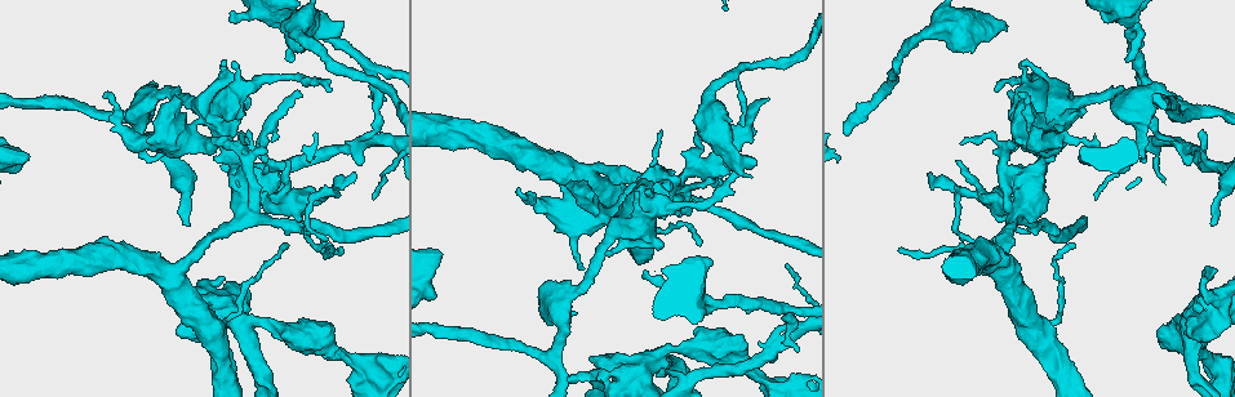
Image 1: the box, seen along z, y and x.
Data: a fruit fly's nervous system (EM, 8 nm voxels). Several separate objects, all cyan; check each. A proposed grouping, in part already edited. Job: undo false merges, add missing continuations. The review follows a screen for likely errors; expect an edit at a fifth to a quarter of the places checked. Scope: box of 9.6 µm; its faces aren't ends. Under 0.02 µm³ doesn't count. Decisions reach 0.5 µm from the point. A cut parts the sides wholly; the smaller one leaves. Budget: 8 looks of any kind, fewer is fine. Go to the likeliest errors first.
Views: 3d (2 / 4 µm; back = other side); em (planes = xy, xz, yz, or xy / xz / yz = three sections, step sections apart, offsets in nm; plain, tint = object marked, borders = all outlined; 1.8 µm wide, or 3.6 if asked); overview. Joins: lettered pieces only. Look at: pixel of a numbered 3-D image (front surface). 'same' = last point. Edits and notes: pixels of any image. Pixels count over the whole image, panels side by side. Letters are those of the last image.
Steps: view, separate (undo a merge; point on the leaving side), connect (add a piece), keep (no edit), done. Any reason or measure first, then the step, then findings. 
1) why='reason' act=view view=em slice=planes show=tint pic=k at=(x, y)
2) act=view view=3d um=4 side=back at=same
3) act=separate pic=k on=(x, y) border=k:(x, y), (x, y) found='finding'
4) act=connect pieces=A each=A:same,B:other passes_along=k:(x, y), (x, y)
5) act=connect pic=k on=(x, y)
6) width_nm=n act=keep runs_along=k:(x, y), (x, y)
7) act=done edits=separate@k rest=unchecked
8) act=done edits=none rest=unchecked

why='free end' act=view view=3d um=2 pic=1 at=(1214, 224)

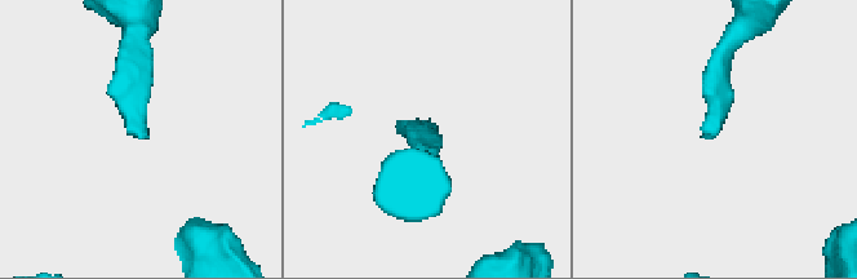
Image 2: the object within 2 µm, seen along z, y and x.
act=view view=em slice=planes show=plain pic=2 at=(708, 137)

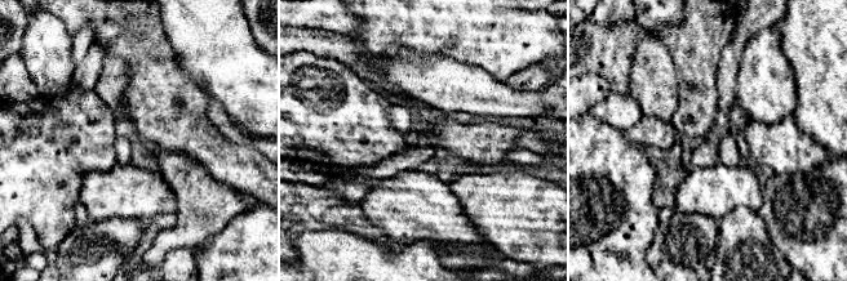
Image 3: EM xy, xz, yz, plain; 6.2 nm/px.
why='what lies round it' act=view view=em slice=planes show=borders at=same

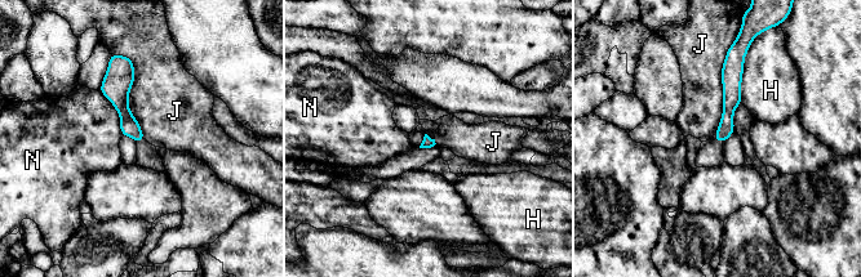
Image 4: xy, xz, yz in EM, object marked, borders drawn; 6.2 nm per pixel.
longest_contact=J:600nm act=keep each=H:other,J:other,N:other runs_along=4:(125, 63), (121, 107), (138, 138) found='no lettered piece goes on from it'

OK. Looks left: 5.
why='an open end' act=view view=3d um=4 pic=1 at=(1003, 26)

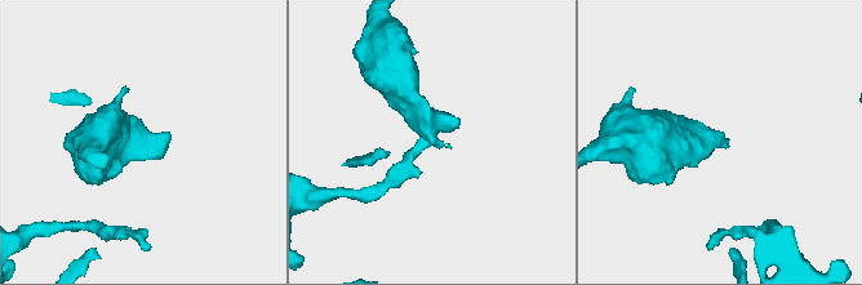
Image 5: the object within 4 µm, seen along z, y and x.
act=view view=em slice=yz step=16 show=tint pic=5 at=(450, 147)

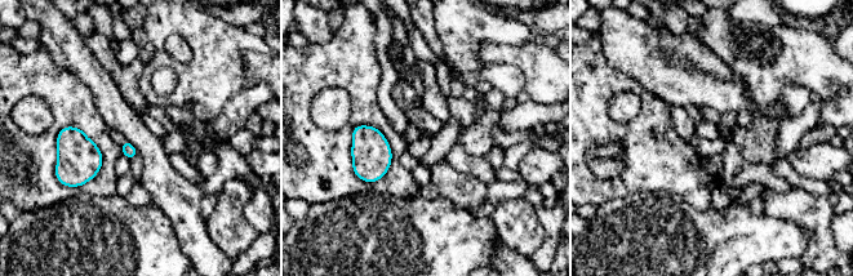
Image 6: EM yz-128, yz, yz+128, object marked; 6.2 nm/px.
why='cut it another way' act=view view=em slice=planes show=borders at=same

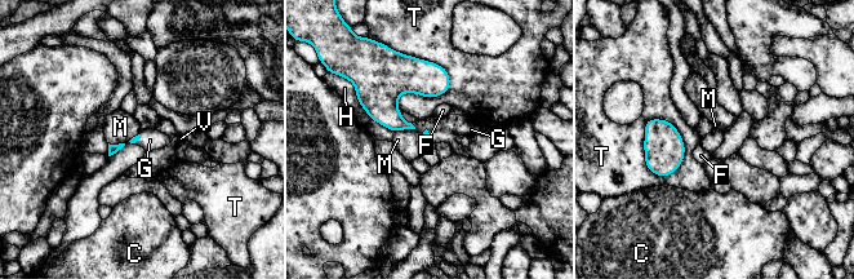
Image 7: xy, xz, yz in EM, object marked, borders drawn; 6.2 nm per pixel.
act=connect pieces=G each=C:other,F:other,G:same,H:other,M:other,T:other,V:other passes_along=7:(381, 102), (413, 125), (445, 129) found='the neuron continues'

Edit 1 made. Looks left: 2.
why='redraw' act=view view=overview

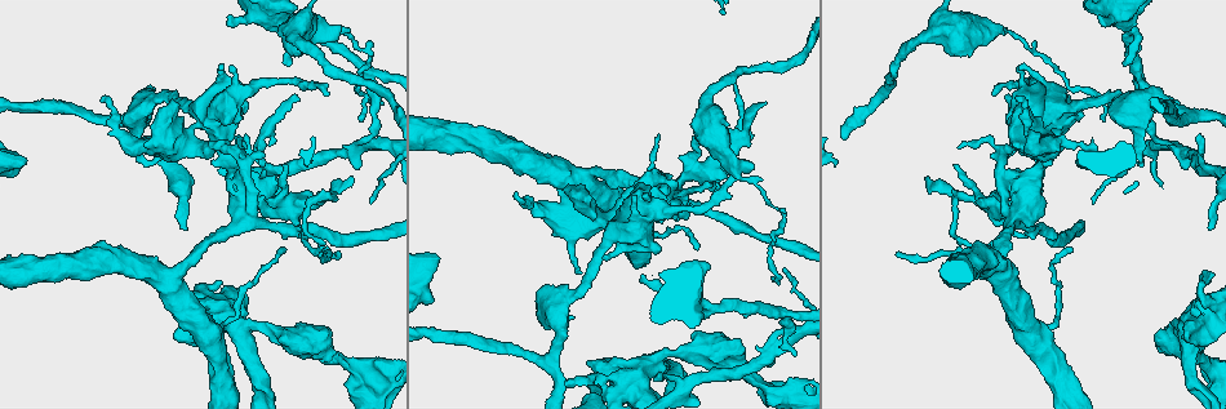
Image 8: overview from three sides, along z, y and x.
why='thick end' act=view view=em slice=planes show=borders pic=8 at=(433, 255)

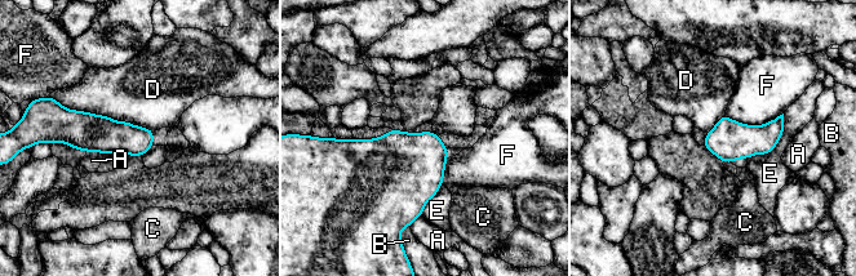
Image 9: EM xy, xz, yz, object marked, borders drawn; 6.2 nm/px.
act=keep each=A:other,B:other,C:other,D:other,E:other,F:other border=9:(56, 99), (154, 132) found='no lettered piece goes on from it'

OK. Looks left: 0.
act=done edits=connect@7 rest=unchecked

